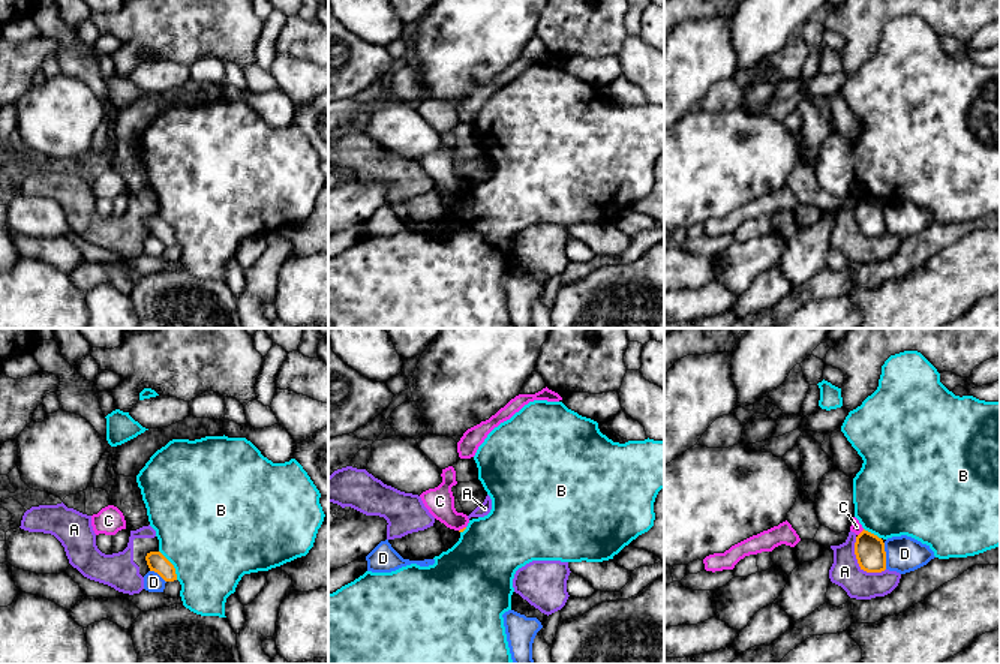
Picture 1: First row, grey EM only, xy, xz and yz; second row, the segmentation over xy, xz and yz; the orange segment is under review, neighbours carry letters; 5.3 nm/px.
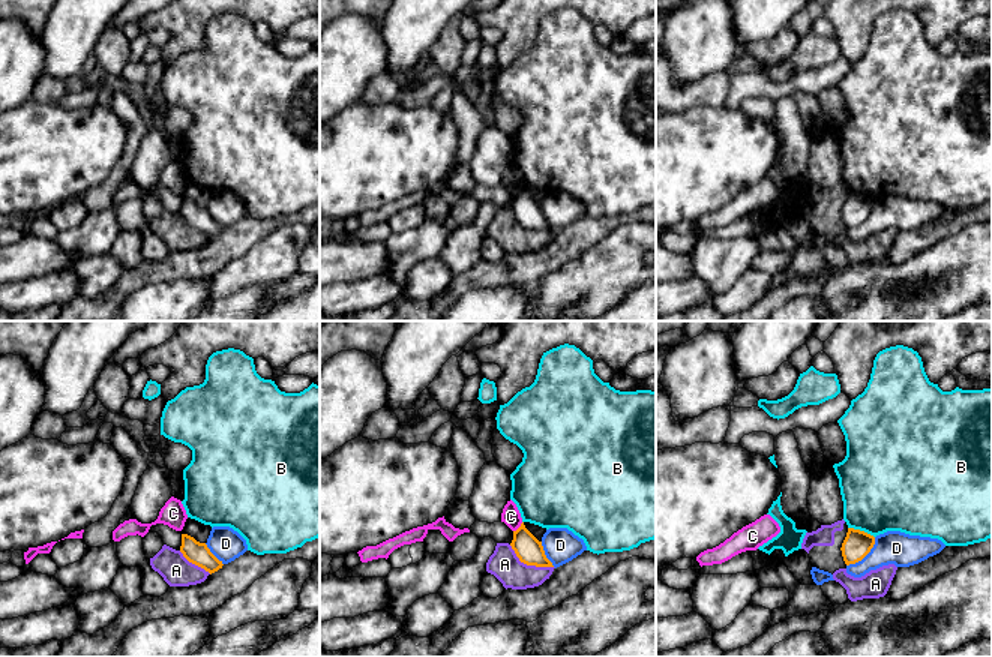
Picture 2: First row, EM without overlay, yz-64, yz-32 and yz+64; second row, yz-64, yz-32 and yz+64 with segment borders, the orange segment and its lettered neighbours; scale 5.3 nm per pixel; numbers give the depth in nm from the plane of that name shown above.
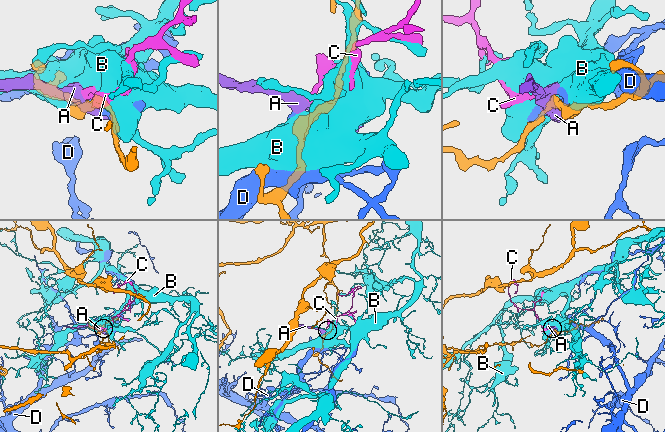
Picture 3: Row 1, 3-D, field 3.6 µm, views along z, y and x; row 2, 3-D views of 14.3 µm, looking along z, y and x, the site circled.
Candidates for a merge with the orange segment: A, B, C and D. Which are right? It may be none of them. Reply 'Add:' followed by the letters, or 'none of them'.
Add: none of them

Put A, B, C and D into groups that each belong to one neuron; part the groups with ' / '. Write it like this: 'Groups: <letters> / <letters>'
Groups: A / B / C / D

